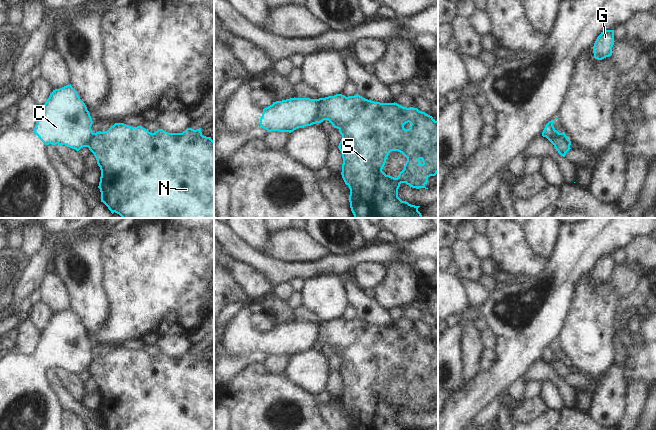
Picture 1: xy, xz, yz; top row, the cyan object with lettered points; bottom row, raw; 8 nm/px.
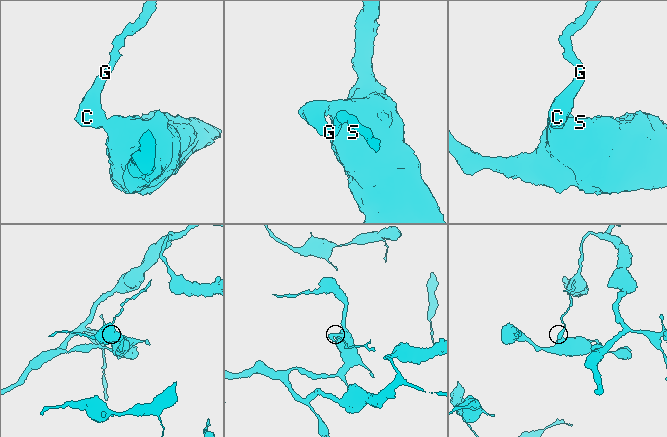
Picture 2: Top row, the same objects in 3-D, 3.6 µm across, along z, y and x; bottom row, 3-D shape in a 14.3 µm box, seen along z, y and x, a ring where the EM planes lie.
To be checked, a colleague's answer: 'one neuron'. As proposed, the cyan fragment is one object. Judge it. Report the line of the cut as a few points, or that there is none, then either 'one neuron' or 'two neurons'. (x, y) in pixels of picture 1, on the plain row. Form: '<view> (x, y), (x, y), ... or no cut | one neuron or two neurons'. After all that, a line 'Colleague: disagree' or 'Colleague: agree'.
xz (319, 323), (316, 346) | two neurons
Colleague: disagree

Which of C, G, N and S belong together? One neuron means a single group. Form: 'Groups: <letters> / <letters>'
Groups: C G / N S

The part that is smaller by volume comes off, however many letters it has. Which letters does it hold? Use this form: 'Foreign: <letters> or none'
Foreign: C, G

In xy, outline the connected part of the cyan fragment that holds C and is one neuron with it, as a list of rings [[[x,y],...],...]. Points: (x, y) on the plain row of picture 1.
[[[70,308],[53,314],[41,331],[41,338],[33,356],[45,369],[65,369],[79,375],[83,371],[88,371],[93,361],[92,348],[93,345],[85,327]]]

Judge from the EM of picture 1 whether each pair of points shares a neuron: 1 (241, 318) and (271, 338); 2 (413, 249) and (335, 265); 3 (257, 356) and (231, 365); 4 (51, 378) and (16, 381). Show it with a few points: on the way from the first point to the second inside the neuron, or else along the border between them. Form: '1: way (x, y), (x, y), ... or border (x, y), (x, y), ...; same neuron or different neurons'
1: way (245, 326), (257, 338), (263, 338); same neuron
2: border (395, 243), (403, 253), (403, 259), (400, 262); different neurons
3: way (251, 358), (237, 363); same neuron
4: border (45, 369), (45, 380), (57, 399); different neurons

